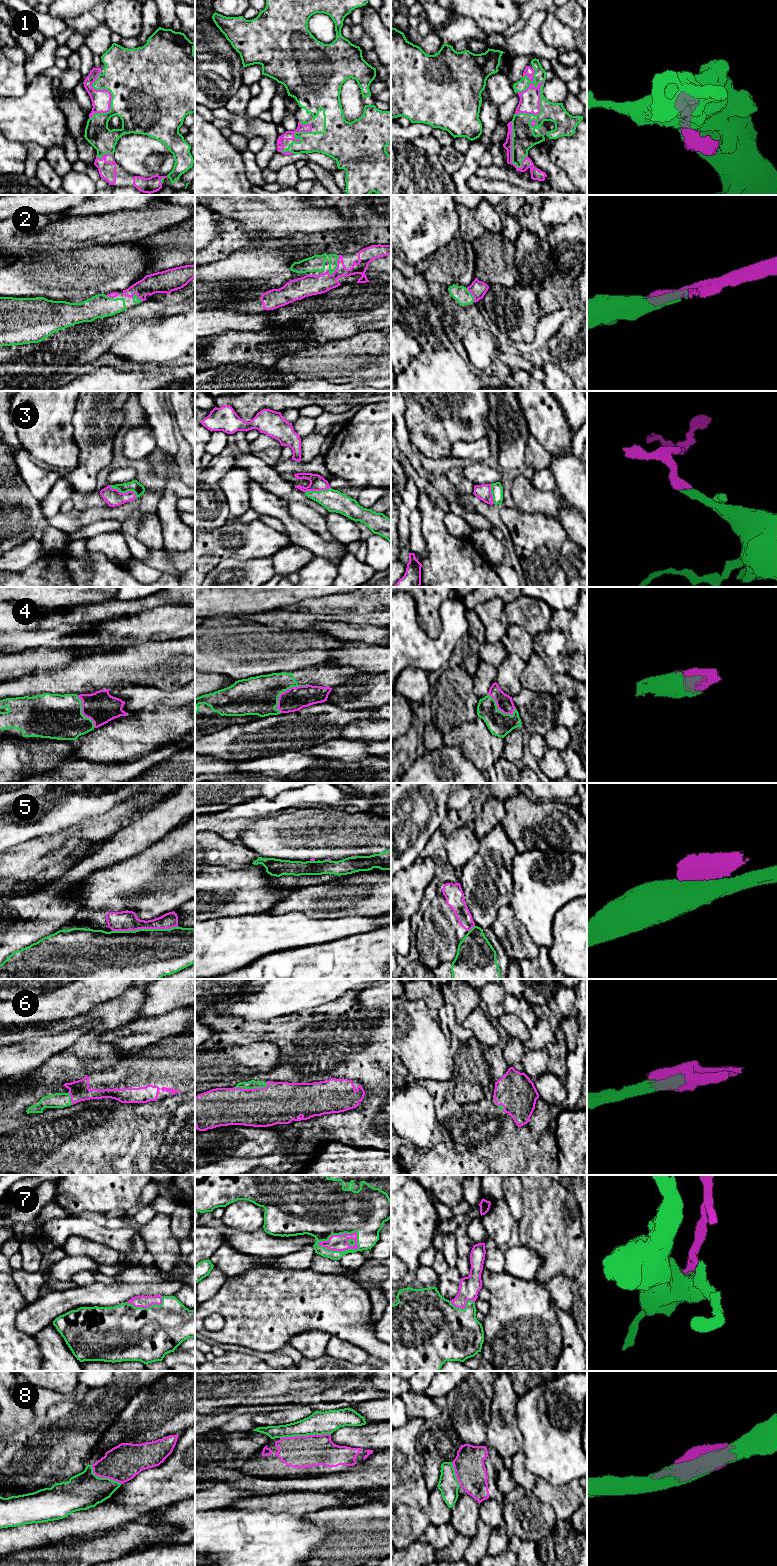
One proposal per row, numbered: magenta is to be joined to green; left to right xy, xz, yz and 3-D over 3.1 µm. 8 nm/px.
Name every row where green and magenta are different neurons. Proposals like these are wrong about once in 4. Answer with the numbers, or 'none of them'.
5, 8

